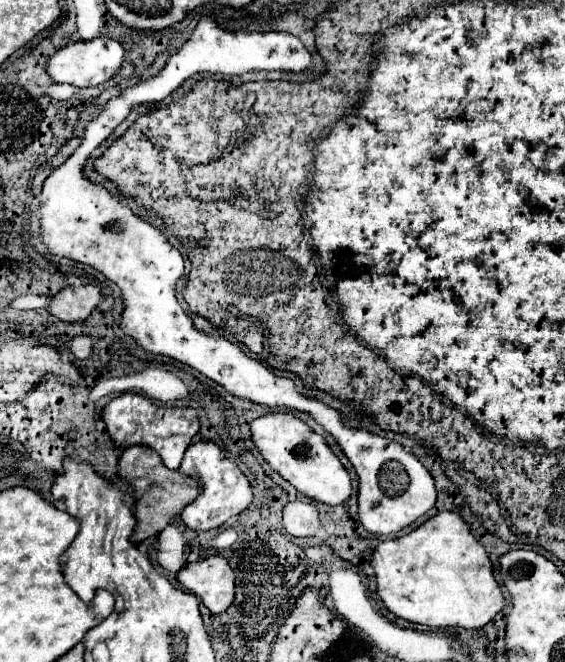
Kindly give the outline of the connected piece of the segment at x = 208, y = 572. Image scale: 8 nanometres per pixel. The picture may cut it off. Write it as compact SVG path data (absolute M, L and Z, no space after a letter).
M209 556L197 562L185 564L177 572L177 582L213 612L221 614L233 604L235 596L235 574L227 566L223 556Z

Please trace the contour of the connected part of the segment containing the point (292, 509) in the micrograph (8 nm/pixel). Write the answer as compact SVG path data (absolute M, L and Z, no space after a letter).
M295 500L283 506L283 530L291 536L313 536L321 528L319 512L313 504Z

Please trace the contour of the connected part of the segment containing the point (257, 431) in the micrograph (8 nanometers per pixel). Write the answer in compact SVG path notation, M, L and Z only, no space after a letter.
M271 412L253 420L251 440L265 458L265 462L307 498L313 498L329 506L337 506L351 496L349 472L325 444L323 436L315 434L303 420L295 418L293 414Z

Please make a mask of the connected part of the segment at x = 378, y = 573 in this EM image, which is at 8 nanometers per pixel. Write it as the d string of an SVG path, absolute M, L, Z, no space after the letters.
M439 512L417 530L377 544L377 548L371 554L371 566L375 570L377 594L383 600L385 608L407 622L425 624L429 628L455 626L475 630L491 622L495 614L501 612L505 606L501 588L493 578L491 562L485 548L475 540L469 526L455 512Z

